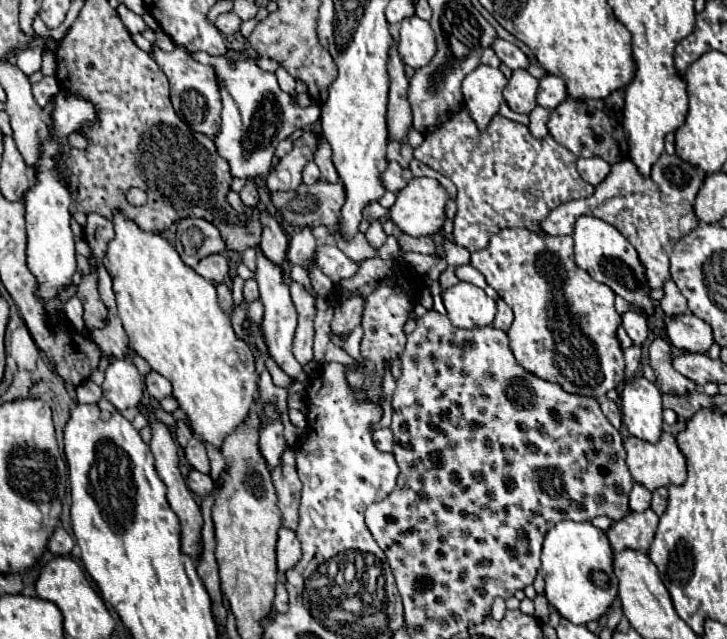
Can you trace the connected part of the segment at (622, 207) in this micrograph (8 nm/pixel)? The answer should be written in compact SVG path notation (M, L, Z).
M665 152L651 170L651 180L643 180L639 172L635 172L635 164L631 164L629 160L621 160L611 166L611 174L595 188L593 196L559 204L547 214L547 218L539 222L539 228L545 234L561 236L573 234L579 216L599 218L615 226L635 246L639 258L647 268L647 280L651 288L663 288L663 284L671 278L669 254L673 252L673 246L699 224L693 214L693 204L703 178L705 174L699 168Z

